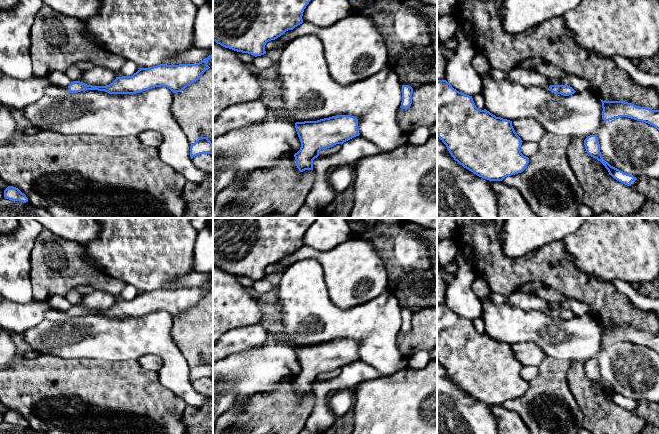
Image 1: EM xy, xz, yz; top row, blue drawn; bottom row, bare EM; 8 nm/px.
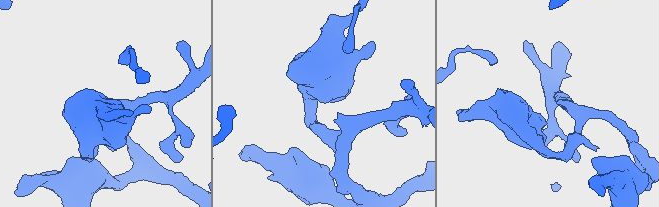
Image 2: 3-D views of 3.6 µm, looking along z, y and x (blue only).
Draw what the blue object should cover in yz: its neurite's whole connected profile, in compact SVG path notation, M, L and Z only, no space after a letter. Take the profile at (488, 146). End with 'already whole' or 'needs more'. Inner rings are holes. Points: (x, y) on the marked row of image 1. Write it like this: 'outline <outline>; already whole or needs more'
outline M437 80L437 136L455 161L489 181L502 181L507 176L521 173L529 163L529 158L521 153L523 141L515 132L512 121L496 117L486 109L477 108L472 96L457 91L446 80Z; already whole

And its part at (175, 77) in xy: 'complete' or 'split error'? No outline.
split error

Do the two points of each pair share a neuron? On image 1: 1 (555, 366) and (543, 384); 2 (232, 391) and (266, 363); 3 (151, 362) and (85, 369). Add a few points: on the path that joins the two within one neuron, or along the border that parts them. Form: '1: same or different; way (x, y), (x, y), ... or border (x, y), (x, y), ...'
1: same; way (555, 370), (547, 380)
2: same; way (240, 383), (250, 373), (258, 371)
3: different; border (137, 360), (145, 368), (157, 372)

